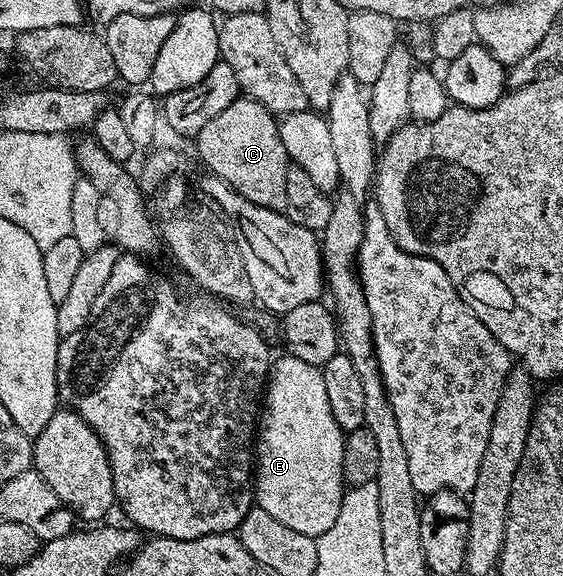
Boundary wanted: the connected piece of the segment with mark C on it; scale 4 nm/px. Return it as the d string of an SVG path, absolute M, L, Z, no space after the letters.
M240 98L221 110L199 131L199 156L207 163L207 172L220 176L227 186L249 202L274 212L285 206L285 170L287 151L279 137L276 117L256 100Z

